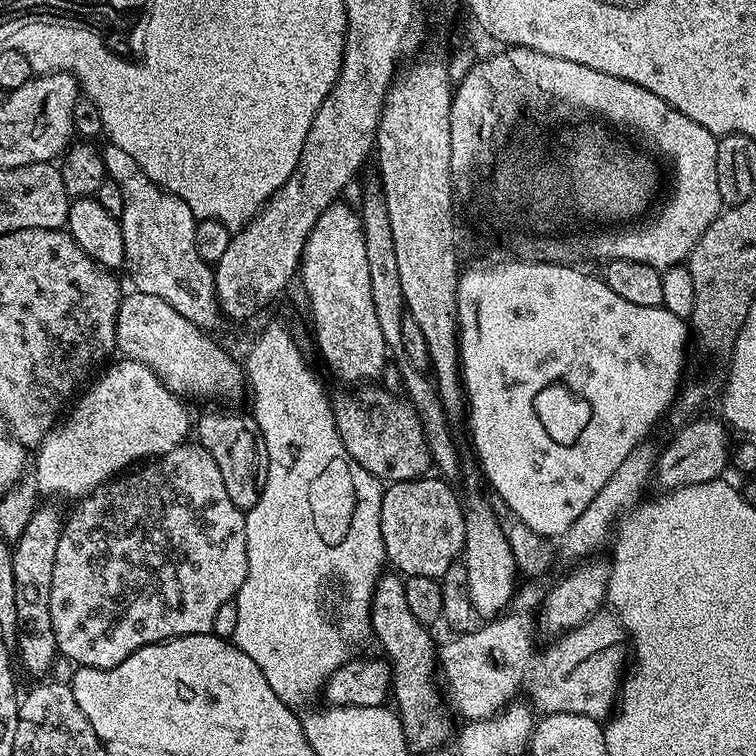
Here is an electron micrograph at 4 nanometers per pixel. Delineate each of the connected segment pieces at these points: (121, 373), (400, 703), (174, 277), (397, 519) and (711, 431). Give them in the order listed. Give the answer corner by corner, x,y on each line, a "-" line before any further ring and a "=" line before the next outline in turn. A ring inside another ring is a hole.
120,358
117,361
117,364
107,365
108,373
84,397
81,395
75,401
76,409
69,416
67,413
39,444
35,453
37,456
34,471
40,491
45,497
87,496
98,485
108,483
117,474
131,469
137,462
145,458
159,458
171,448
176,448
189,439
190,420
188,424
188,412
184,409
185,401
172,389
167,388
142,362
134,362
127,358
=
396,574
388,575
381,575
372,595
372,632
380,639
385,652
383,655
392,665
395,707
405,729
408,747
413,753
428,752
431,748
442,747
444,743
447,745
454,736
454,728
448,725
454,716
438,683
438,644
432,641
428,633
431,631
410,612
406,604
404,580
-
412,720
416,720
420,728
412,728
-
435,720
441,720
444,725
441,728
431,728
=
111,142
105,145
102,151
107,179
118,182
124,195
124,209
118,219
124,239
124,268
132,279
131,287
142,294
154,294
162,302
170,302
182,318
212,330
222,313
216,299
213,265
203,260
195,244
198,223
195,214
182,198
159,188
122,146
=
425,474
418,480
397,480
384,488
382,498
382,542
389,565
405,577
421,576
437,579
450,570
453,562
461,559
464,550
464,504
456,497
451,483
432,474
=
694,418
679,429
680,432
668,444
668,449
659,453
658,459
654,465
655,483
661,484
661,489
671,490
673,488
693,488
695,484
719,480
725,475
724,471
730,468
730,453
734,448
734,440
728,437
730,428
723,419
717,420
700,420
704,418

